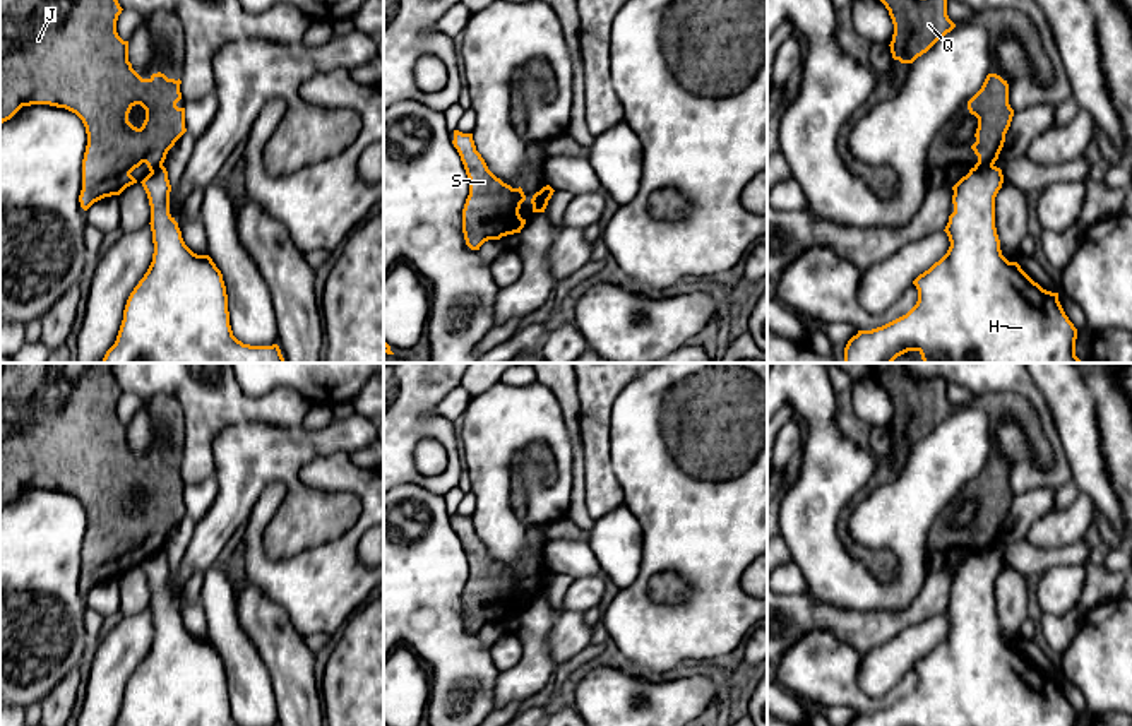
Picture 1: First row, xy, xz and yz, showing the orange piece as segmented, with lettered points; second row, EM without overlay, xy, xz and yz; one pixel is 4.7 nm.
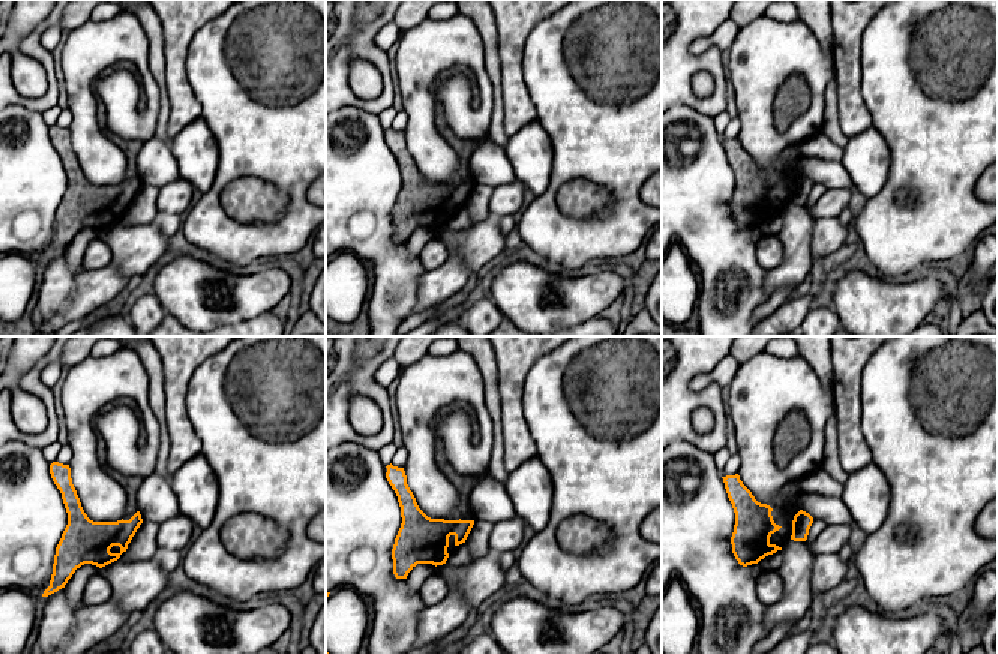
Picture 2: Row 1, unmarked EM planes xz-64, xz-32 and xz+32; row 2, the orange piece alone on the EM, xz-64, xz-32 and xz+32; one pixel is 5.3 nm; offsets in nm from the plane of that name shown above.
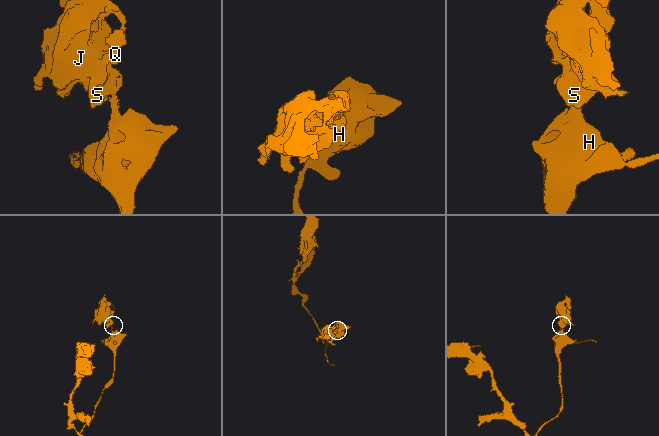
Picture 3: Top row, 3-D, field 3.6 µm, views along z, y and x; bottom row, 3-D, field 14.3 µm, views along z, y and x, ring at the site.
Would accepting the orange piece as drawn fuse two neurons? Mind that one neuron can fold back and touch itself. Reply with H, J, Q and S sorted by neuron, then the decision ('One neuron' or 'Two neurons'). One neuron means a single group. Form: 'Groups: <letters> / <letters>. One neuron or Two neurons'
Groups: H / J Q S. Two neurons

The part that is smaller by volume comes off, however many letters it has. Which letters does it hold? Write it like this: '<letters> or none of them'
J, Q, S

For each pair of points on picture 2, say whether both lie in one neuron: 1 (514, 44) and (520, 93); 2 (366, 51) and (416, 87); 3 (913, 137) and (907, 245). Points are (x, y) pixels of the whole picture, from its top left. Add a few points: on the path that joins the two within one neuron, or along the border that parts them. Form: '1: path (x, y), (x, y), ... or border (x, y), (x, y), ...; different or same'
1: path (512, 56), (512, 81); same
2: border (392, 62), (396, 87); different
3: path (926, 164), (926, 218); same

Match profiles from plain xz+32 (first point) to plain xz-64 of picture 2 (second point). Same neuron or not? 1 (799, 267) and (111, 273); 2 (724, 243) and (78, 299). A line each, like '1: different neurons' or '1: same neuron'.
1: same neuron
2: different neurons

